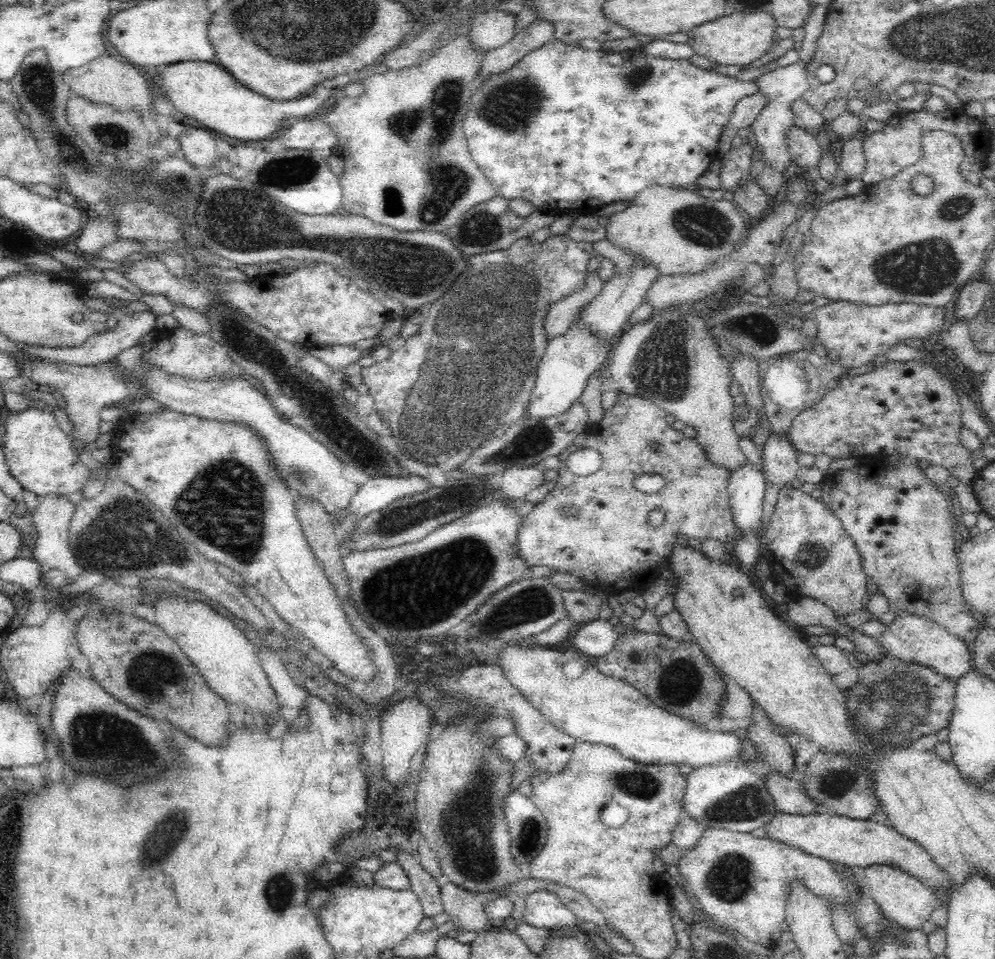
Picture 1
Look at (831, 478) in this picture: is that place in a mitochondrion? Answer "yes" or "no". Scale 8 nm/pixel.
no

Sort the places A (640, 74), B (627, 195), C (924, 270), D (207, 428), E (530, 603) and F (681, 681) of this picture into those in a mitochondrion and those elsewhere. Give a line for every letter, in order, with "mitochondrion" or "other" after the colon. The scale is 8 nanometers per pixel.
A: mitochondrion
B: other
C: mitochondrion
D: other
E: mitochondrion
F: mitochondrion

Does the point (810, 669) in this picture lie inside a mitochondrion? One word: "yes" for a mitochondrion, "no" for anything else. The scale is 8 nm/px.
no

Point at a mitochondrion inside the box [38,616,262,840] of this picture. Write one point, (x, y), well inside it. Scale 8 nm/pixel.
(111, 744)

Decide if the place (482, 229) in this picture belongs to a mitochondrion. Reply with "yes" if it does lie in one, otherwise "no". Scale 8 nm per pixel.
yes

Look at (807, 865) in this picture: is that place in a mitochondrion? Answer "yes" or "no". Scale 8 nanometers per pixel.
no

